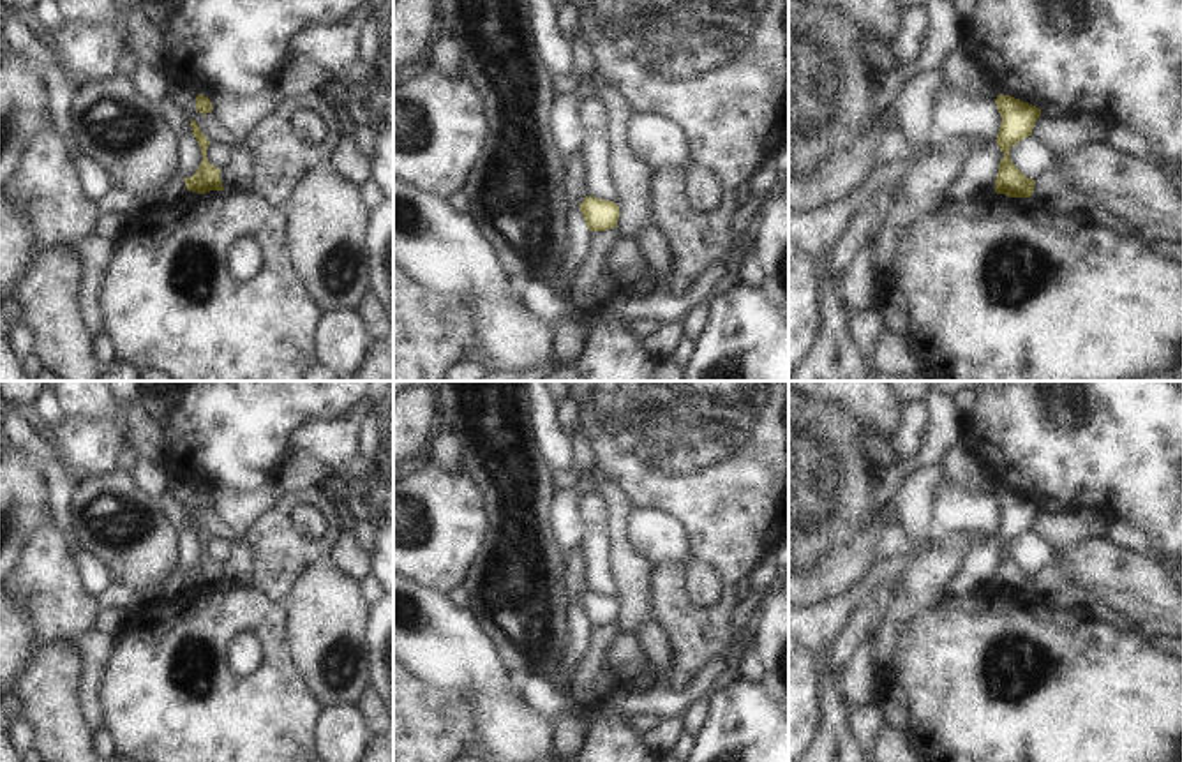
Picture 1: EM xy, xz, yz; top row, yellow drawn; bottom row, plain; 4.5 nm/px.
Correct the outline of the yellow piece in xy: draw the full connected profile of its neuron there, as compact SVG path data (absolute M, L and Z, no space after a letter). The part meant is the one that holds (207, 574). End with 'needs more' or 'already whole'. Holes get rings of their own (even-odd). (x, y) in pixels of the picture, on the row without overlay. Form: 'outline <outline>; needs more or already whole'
outline M191 515L191 522L201 543L203 556L192 572L183 573L187 586L192 586L198 589L205 589L210 586L224 586L222 575L221 575L221 564L210 559L206 554L206 545L210 540L208 533L201 527L199 520L194 515Z; already whole

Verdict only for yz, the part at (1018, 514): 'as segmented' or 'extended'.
as segmented

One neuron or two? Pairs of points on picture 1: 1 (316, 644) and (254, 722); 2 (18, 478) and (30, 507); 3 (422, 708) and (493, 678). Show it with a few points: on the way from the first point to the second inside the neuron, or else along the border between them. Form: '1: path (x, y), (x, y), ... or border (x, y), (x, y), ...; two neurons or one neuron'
1: border (286, 628), (295, 671), (320, 702); two neurons
2: path (18, 485), (18, 494), (23, 500); one neuron
3: border (418, 678), (447, 692), (464, 692), (475, 731); two neurons

